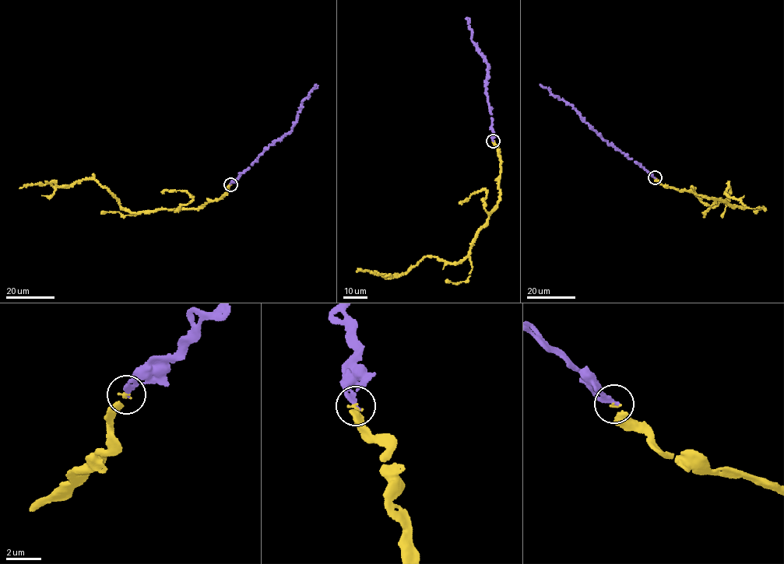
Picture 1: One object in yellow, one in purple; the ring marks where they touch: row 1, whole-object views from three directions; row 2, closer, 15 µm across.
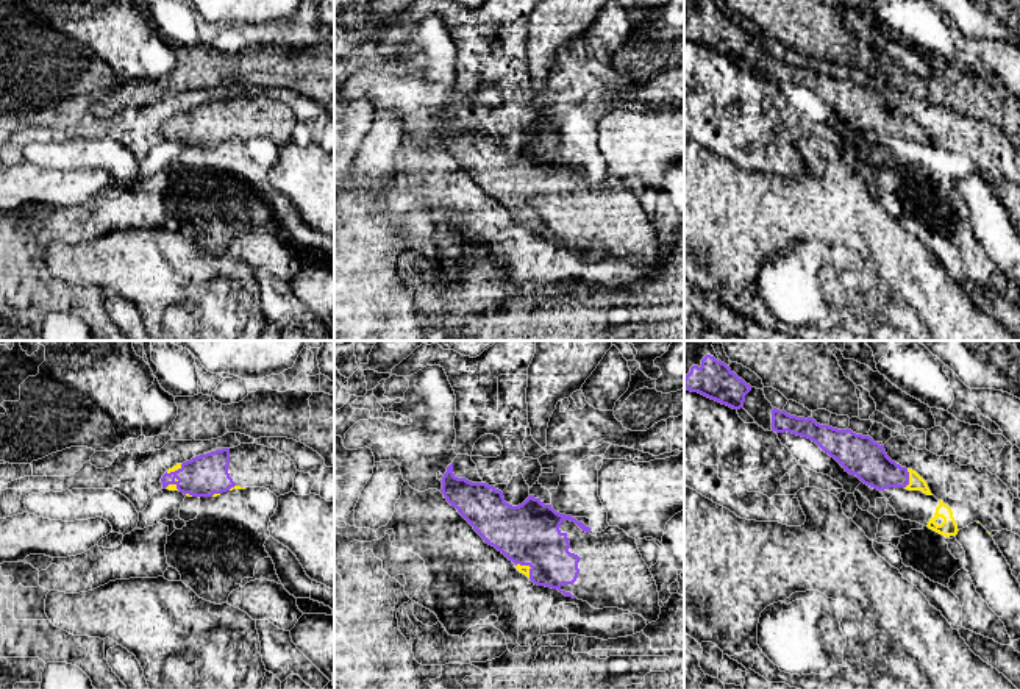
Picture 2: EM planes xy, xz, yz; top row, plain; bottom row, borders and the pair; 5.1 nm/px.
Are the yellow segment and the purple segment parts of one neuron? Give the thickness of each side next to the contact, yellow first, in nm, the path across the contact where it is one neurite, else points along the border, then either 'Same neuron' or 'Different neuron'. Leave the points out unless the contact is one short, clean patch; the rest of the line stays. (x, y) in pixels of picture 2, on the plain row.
Thickness 80 nm (yellow) against 200 nm. Same neuron

